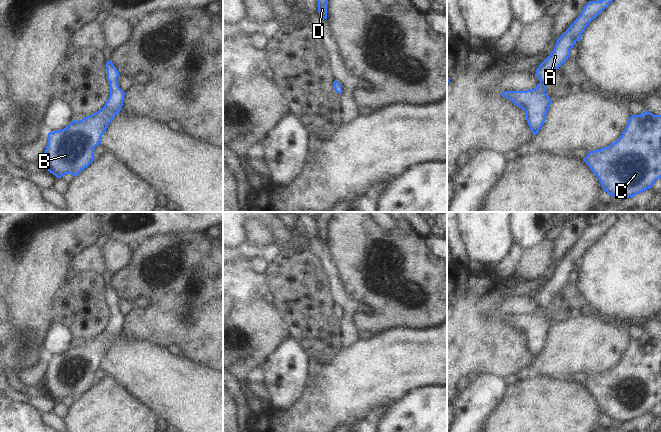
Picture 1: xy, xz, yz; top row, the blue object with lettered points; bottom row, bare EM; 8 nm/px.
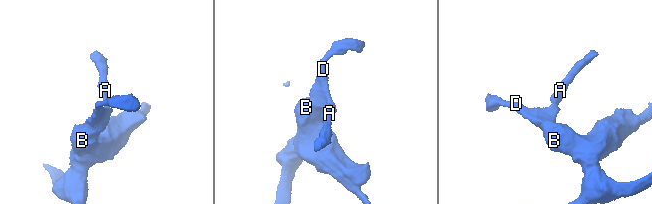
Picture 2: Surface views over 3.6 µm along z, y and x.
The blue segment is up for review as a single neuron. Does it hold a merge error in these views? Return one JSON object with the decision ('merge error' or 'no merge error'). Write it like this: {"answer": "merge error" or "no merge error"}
{"answer": "no merge error"}

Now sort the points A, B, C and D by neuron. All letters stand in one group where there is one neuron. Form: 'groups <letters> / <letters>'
groups A B C D

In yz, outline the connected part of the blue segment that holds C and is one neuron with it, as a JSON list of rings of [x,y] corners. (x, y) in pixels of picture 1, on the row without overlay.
[[[648,335],[640,339],[632,339],[616,366],[607,371],[589,375],[583,384],[598,401],[604,415],[611,421],[617,419],[629,422],[651,412],[655,405],[661,402],[661,339],[654,339]]]

